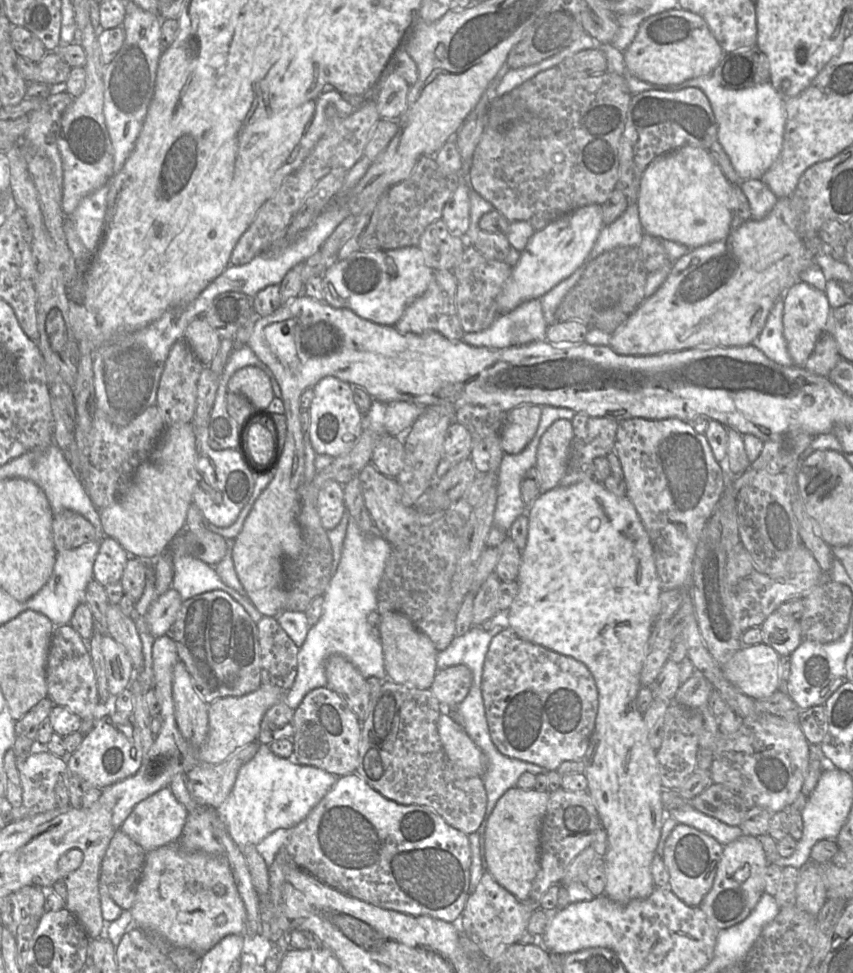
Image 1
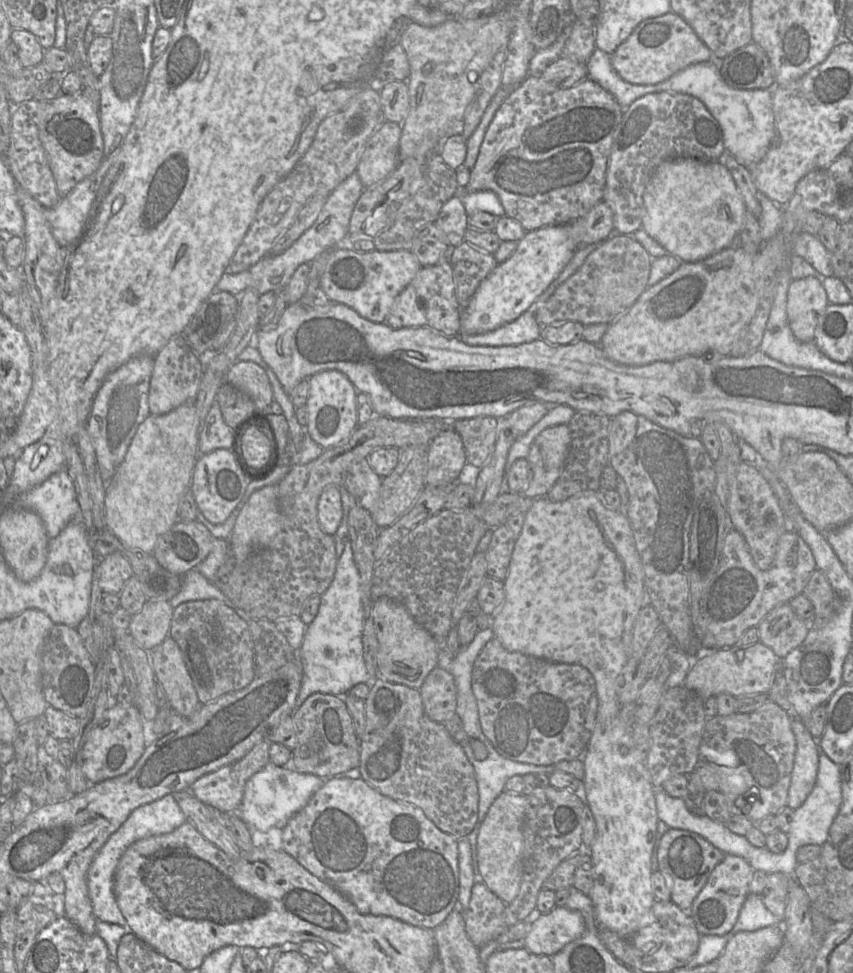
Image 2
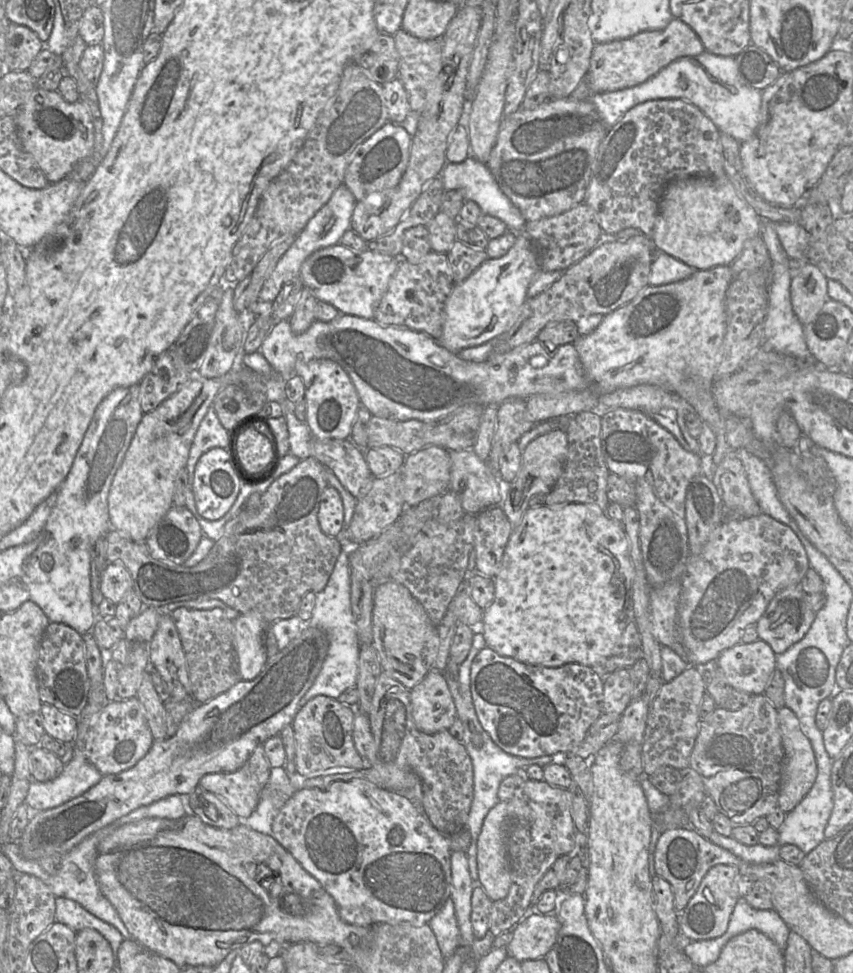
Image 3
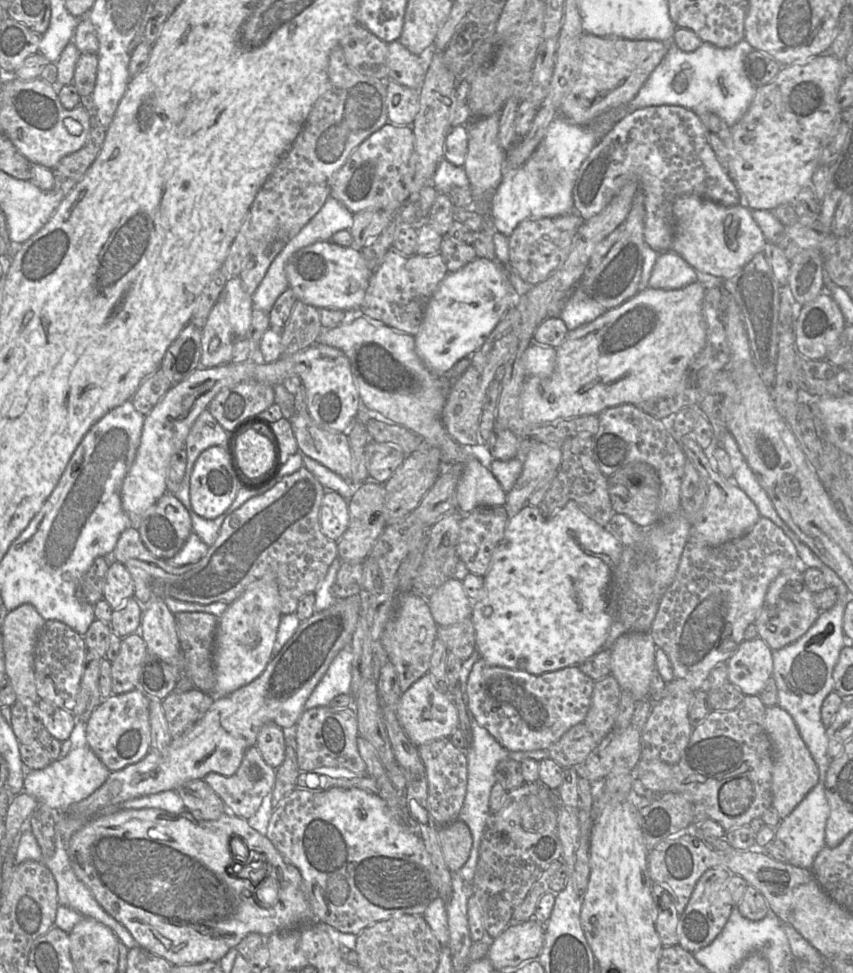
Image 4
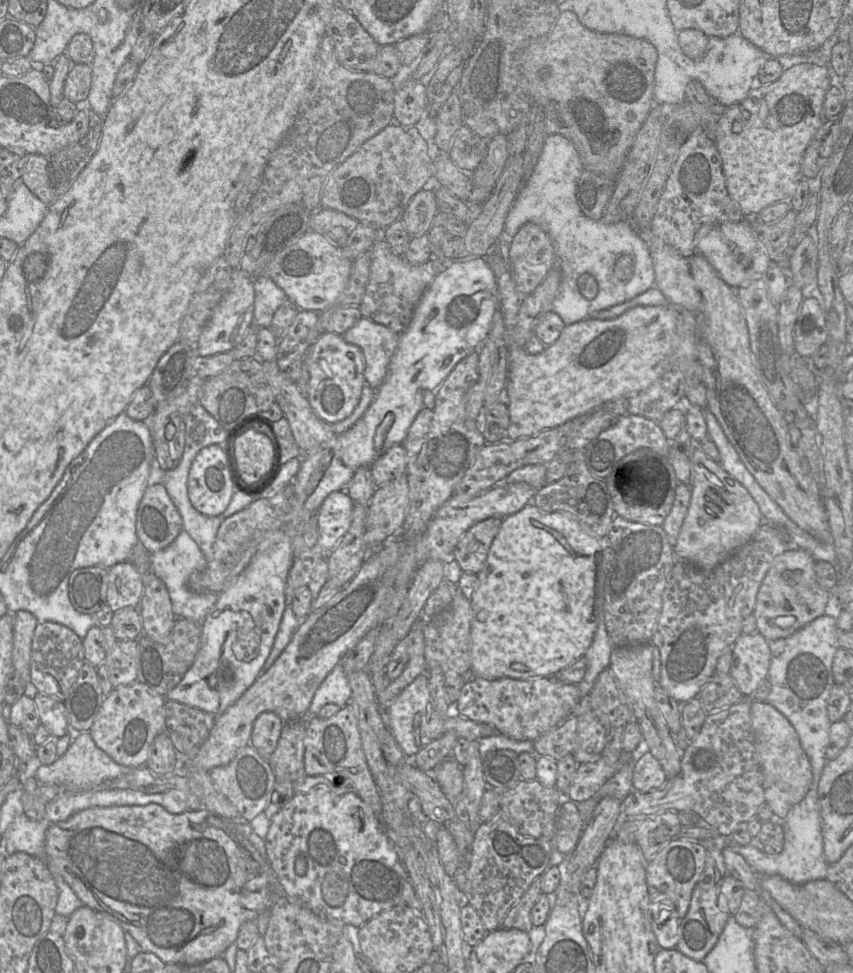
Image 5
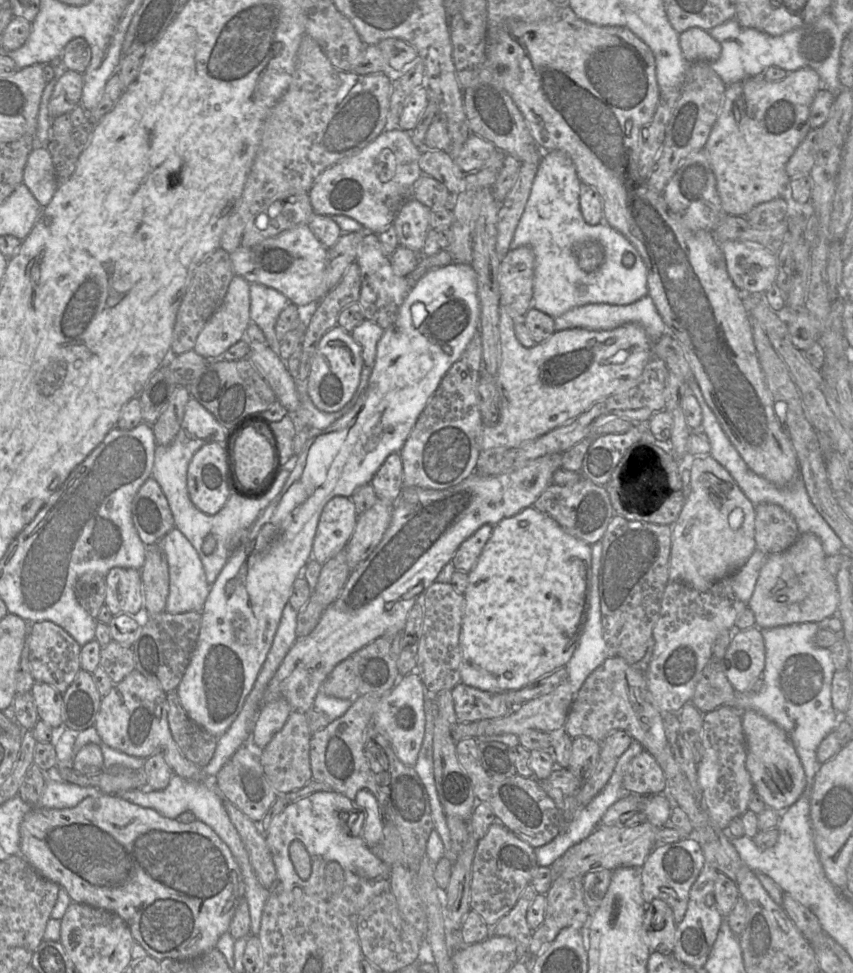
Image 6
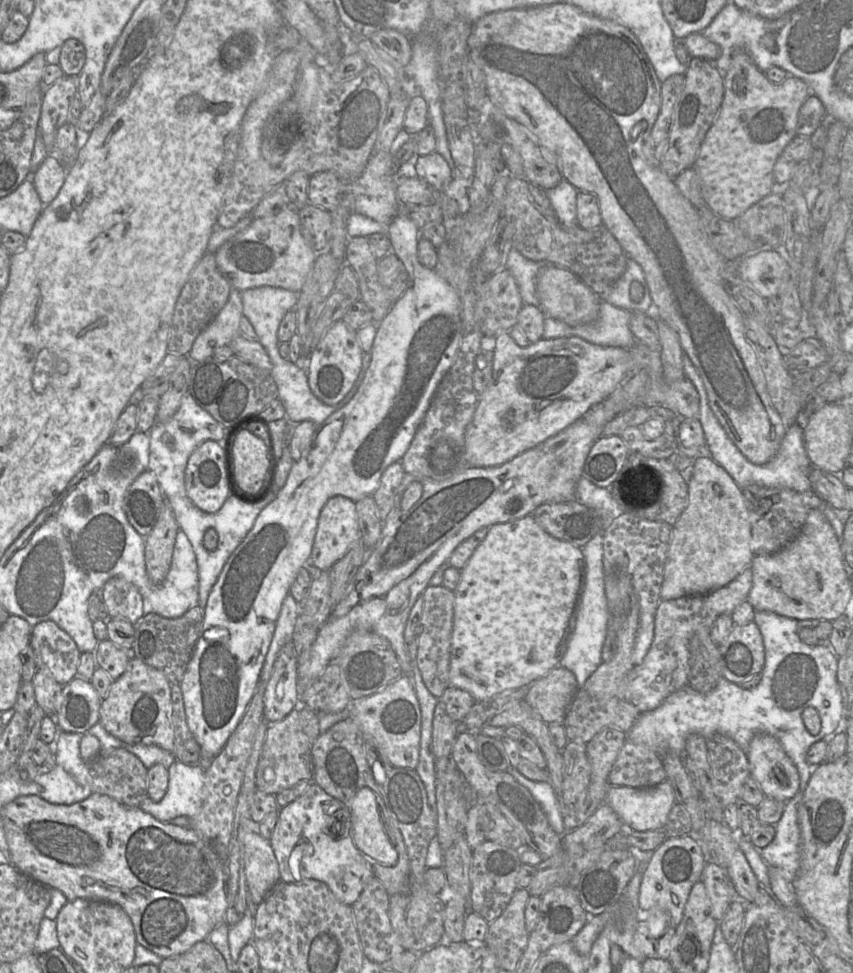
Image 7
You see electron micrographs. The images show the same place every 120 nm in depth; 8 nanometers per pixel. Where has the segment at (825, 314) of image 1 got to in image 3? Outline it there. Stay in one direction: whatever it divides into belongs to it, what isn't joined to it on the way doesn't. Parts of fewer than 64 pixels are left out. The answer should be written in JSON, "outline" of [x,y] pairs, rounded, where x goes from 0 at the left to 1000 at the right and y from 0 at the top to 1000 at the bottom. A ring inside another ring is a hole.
{"outline":[[[944,270],[930,283],[926,305],[930,320],[937,331],[944,334],[960,322],[971,305],[971,286],[952,270]]]}

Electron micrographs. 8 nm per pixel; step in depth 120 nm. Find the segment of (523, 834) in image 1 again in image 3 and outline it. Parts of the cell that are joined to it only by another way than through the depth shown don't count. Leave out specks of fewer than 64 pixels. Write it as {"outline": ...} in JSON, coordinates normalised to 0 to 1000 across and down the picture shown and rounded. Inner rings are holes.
{"outline":[[[585,823],[570,838],[558,868],[562,906],[577,926],[591,924],[599,911],[593,843],[594,825]]]}

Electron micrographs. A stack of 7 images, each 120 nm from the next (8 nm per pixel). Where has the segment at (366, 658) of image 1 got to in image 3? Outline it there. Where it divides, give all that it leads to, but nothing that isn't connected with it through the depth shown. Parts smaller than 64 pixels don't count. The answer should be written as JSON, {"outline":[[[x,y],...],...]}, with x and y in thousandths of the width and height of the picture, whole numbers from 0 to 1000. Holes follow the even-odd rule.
{"outline":[[[408,558],[407,562],[400,566],[382,602],[377,607],[370,609],[366,634],[359,640],[363,644],[375,645],[382,650],[386,656],[386,665],[373,694],[349,723],[349,730],[370,715],[383,715],[395,718],[408,707],[417,706],[422,660],[410,619],[411,594],[409,567],[411,561],[420,560],[409,560]]]}

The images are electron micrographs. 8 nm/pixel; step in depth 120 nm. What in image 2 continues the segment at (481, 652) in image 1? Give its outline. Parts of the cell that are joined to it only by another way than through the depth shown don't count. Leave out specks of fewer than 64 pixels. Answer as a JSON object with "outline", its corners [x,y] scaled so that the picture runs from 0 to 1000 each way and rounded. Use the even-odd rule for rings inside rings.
{"outline":[[[577,645],[560,647],[555,659],[547,664],[540,664],[535,674],[529,674],[523,669],[515,671],[513,684],[531,695],[536,713],[545,713],[546,720],[552,715],[556,680],[579,653]]]}

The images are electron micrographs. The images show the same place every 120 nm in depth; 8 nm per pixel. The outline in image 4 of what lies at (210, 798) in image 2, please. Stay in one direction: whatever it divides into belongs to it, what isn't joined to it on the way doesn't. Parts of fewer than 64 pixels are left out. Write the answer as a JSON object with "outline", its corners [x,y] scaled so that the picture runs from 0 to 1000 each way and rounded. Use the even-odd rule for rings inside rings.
{"outline":[[[300,767],[288,771],[278,792],[271,798],[244,794],[238,802],[258,819],[271,838],[291,843],[302,832],[308,820],[318,815],[322,803],[322,790],[307,779]]]}

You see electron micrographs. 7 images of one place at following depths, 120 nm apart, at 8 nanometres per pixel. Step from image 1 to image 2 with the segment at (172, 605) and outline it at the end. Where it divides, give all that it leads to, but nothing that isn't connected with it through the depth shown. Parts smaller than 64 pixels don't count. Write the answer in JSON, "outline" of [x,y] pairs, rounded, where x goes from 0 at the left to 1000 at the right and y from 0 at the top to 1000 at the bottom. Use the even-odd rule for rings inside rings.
{"outline":[[[172,617],[166,626],[155,633],[150,649],[169,668],[185,665],[197,654],[204,625],[196,617]]]}

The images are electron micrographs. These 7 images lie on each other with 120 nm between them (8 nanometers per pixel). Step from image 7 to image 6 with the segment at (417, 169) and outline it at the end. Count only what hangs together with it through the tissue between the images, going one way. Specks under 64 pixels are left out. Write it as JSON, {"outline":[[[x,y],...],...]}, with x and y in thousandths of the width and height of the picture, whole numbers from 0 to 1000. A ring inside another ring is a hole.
{"outline":[[[509,154],[495,156],[491,172],[501,179],[517,187],[530,200],[545,194],[545,178],[543,178],[525,155]]]}

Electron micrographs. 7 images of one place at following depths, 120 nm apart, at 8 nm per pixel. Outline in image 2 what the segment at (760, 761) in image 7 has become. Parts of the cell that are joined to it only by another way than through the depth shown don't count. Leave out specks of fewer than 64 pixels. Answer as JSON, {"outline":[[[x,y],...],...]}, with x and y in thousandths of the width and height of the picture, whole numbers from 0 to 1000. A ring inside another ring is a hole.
{"outline":[[[927,735],[927,749],[933,761],[933,773],[923,828],[934,831],[955,807],[960,788],[960,768],[958,761],[934,736]]]}

